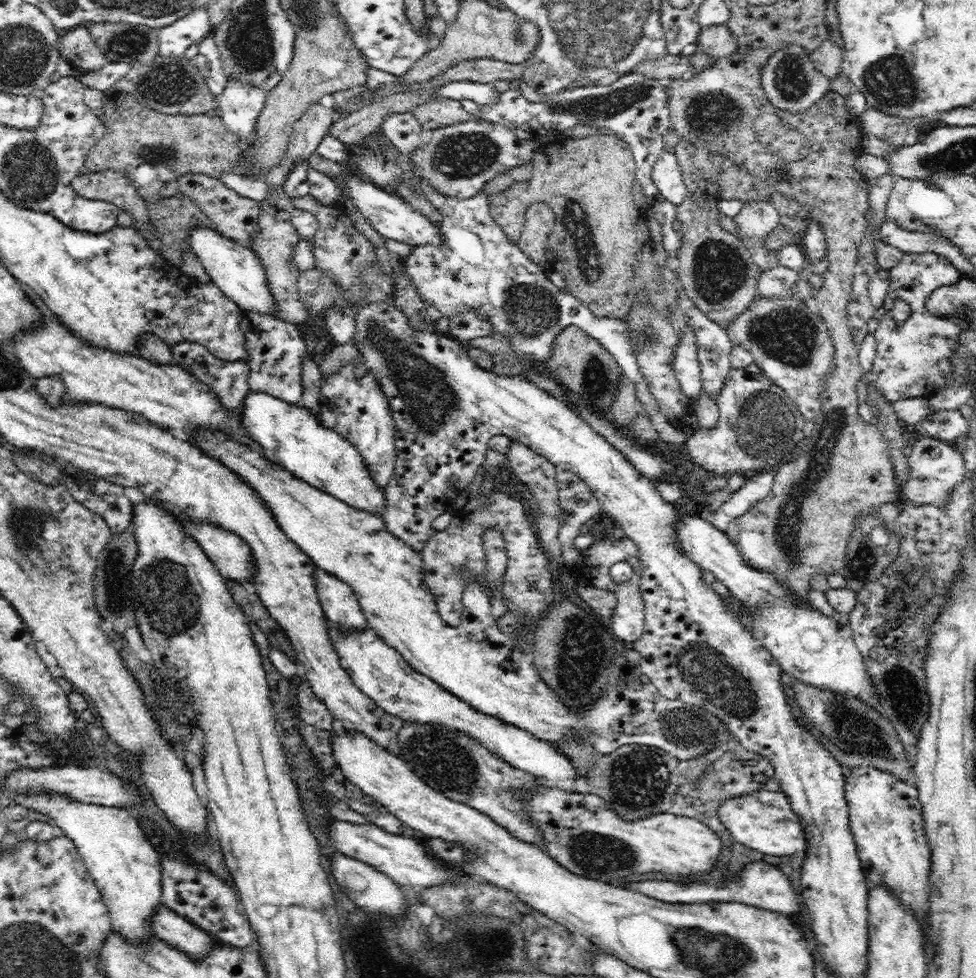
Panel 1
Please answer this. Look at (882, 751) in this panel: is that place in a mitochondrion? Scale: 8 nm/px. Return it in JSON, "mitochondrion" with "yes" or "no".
{"mitochondrion":"yes"}

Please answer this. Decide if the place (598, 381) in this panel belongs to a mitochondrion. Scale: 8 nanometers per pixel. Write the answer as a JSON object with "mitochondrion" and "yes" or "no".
{"mitochondrion":"yes"}

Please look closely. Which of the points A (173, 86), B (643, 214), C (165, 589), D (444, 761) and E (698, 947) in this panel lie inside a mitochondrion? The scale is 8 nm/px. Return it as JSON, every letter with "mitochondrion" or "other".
{"A":"mitochondrion","B":"other","C":"mitochondrion","D":"mitochondrion","E":"mitochondrion"}

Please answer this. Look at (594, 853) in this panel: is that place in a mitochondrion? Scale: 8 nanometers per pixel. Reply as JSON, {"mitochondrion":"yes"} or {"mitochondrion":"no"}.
{"mitochondrion":"yes"}

